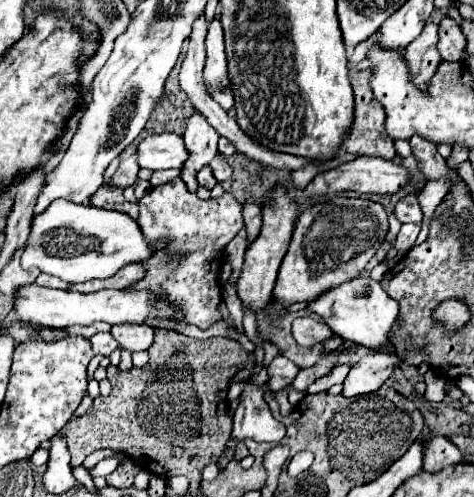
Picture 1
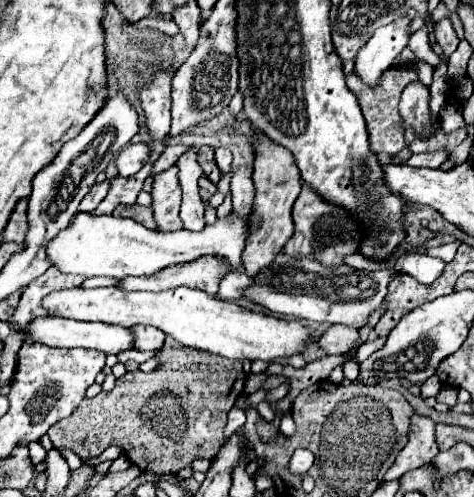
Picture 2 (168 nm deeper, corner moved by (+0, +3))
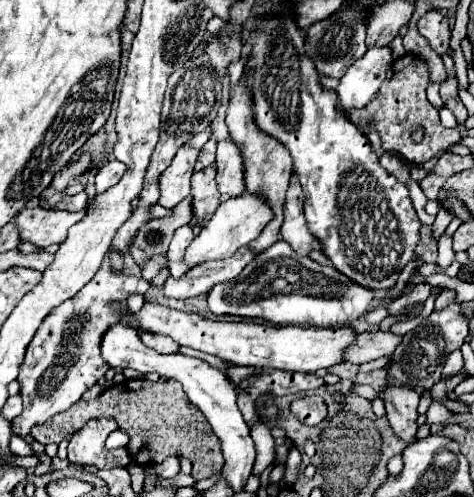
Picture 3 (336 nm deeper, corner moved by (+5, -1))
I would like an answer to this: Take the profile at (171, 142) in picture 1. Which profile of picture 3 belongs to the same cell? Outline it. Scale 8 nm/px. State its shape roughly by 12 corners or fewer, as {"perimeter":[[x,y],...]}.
{"perimeter":[[116,159],[96,175],[96,193],[108,191],[126,171]]}

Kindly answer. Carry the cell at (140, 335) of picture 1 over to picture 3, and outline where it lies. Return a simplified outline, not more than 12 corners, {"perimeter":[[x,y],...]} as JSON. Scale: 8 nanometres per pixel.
{"perimeter":[[142,333],[142,343],[158,353],[178,353],[176,341],[156,333]]}

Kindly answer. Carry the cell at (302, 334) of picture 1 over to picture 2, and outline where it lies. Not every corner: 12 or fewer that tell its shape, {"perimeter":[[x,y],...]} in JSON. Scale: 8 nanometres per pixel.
{"perimeter":[[331,325],[319,337],[329,355],[343,355],[357,341],[357,329]]}

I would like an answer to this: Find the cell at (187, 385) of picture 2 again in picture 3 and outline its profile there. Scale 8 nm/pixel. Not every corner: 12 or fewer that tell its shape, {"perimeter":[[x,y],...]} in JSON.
{"perimeter":[[126,381],[36,425],[58,445],[114,417],[140,465],[170,455],[194,479],[224,465],[220,439],[182,385]]}

